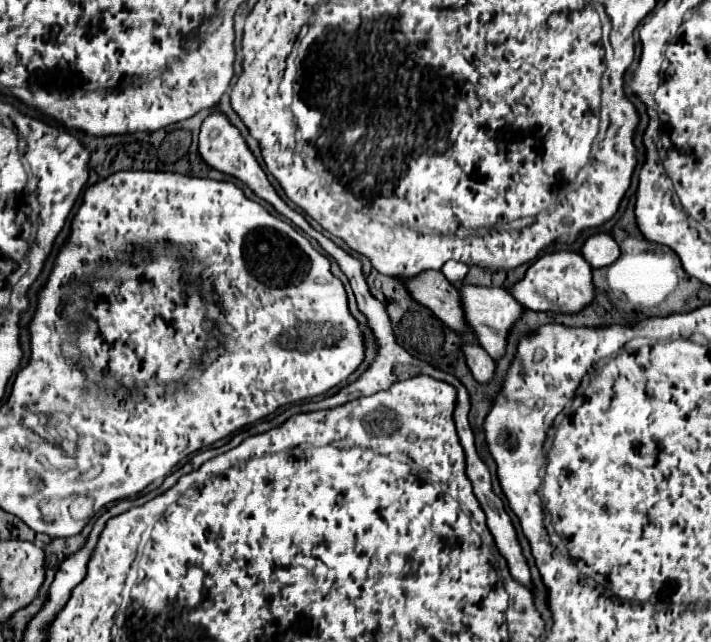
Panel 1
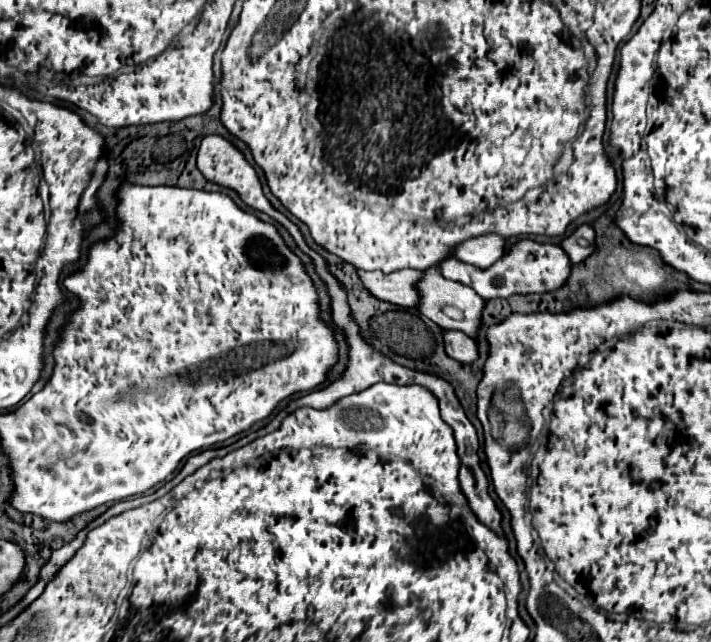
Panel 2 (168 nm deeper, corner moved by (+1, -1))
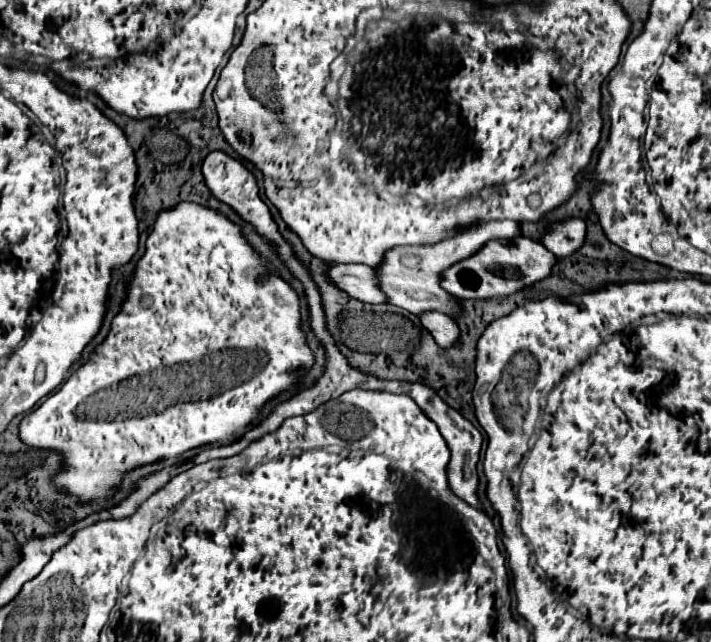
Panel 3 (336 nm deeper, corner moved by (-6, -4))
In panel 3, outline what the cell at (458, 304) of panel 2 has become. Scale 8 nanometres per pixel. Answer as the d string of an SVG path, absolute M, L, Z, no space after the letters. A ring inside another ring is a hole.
M489 221L489 223L481 223L473 229L469 229L465 233L459 233L453 239L445 239L435 245L393 247L385 253L385 263L377 269L381 289L387 293L391 305L397 305L413 315L423 315L425 311L441 311L453 319L459 319L461 301L457 297L451 297L441 287L441 273L456 262L477 253L477 249L485 247L489 241L509 241L509 239L517 237L519 233L521 233L519 223L515 223L515 221Z

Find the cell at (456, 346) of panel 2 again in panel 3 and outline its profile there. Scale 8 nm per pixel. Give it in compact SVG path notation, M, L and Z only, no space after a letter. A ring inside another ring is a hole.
M427 313L427 315L421 315L421 323L435 337L437 345L443 347L443 349L449 349L449 347L457 345L457 339L461 337L459 325L447 315Z

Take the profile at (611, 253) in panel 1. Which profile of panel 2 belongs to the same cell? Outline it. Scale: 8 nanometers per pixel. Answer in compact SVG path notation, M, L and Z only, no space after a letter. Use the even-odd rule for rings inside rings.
M582 224L570 236L566 236L560 242L560 246L568 254L570 262L578 264L578 262L586 260L586 256L590 256L590 252L594 252L594 230L588 224Z

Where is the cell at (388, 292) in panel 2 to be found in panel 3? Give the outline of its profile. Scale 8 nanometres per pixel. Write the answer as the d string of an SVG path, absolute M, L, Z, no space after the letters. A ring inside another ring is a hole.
M331 263L327 275L337 287L363 303L387 303L385 293L377 287L377 271L367 265Z

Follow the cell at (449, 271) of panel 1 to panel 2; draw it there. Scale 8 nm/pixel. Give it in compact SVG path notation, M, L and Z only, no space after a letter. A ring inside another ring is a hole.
M518 240L504 256L500 256L490 268L480 270L472 264L460 262L456 258L448 258L442 264L442 276L464 286L470 286L484 300L490 298L508 298L512 294L540 294L560 288L570 274L570 260L556 244L540 244L534 240Z

